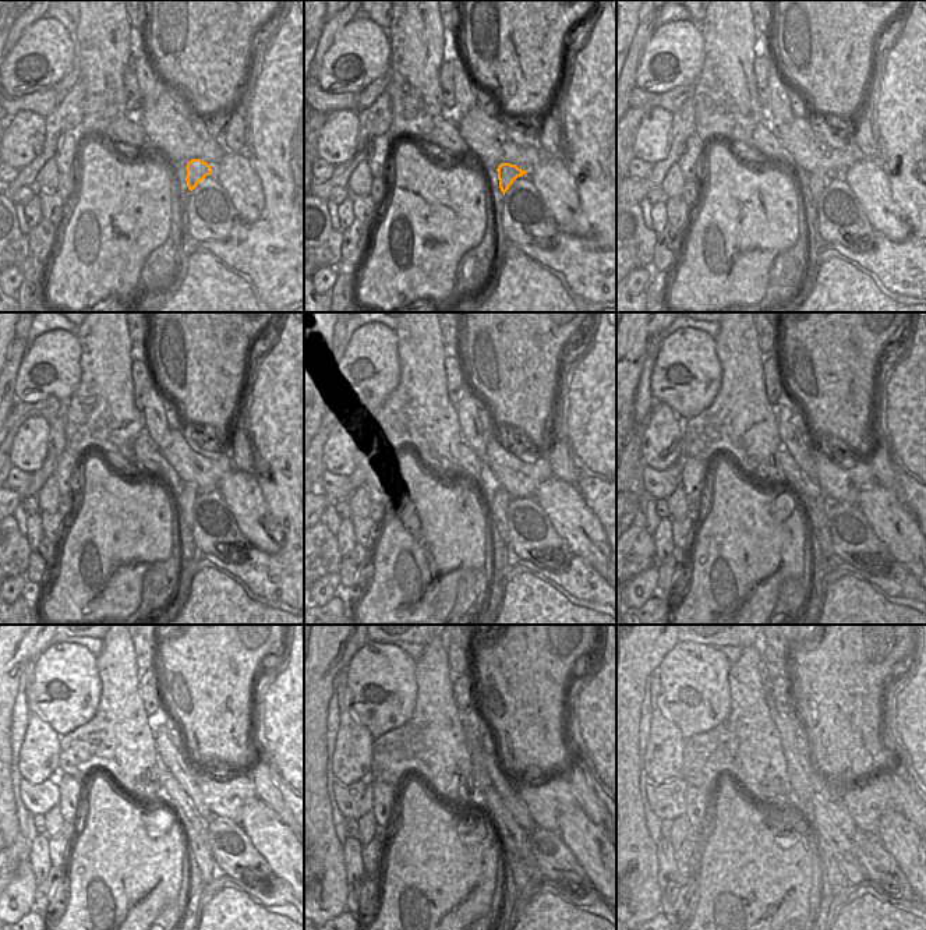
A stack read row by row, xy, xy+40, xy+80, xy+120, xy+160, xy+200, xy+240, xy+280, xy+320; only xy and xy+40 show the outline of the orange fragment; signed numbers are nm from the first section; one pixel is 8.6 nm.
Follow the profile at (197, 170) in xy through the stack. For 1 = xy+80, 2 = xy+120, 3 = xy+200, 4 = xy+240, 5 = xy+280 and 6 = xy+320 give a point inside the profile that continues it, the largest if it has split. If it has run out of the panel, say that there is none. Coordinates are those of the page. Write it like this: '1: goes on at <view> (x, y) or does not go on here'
1: goes on at xy+80 (817, 181)
2: goes on at xy+120 (184, 502)
3: goes on at xy+200 (816, 509)
4: goes on at xy+240 (200, 849)
5: goes on at xy+280 (519, 870)
6: goes on at xy+320 (838, 883)

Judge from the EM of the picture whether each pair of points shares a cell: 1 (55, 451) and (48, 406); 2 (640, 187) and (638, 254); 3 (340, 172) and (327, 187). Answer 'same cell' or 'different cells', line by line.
1: different cells
2: different cells
3: same cell

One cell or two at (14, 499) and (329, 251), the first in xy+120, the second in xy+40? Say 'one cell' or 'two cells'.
two cells

